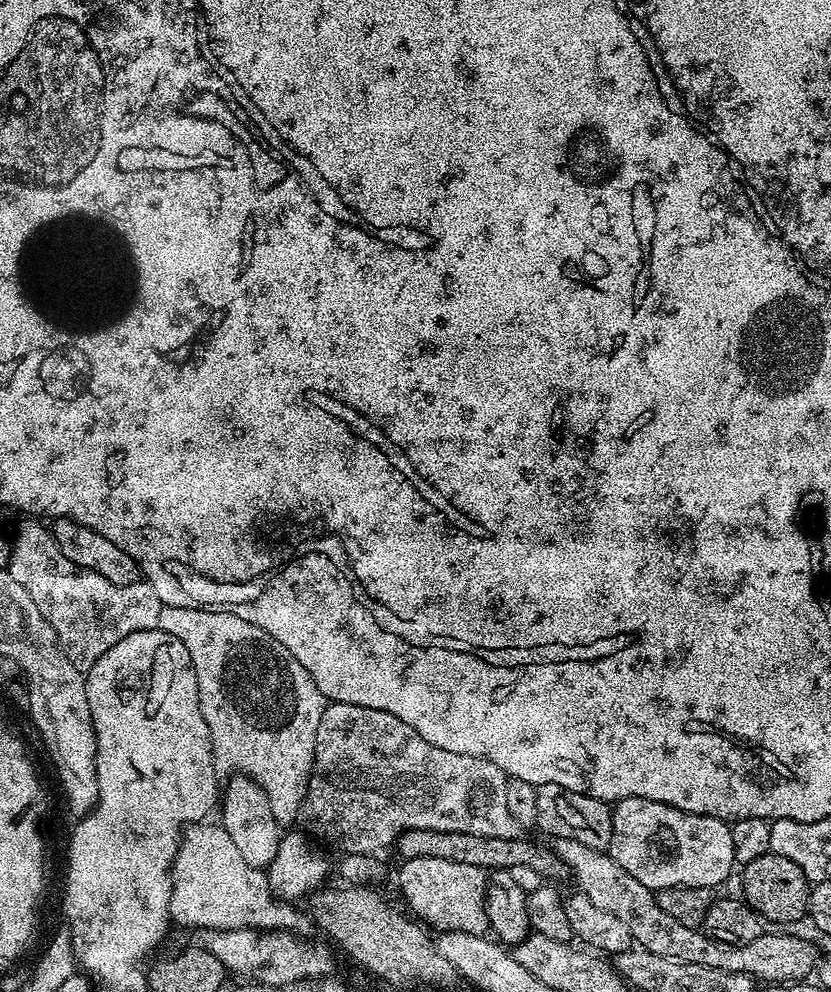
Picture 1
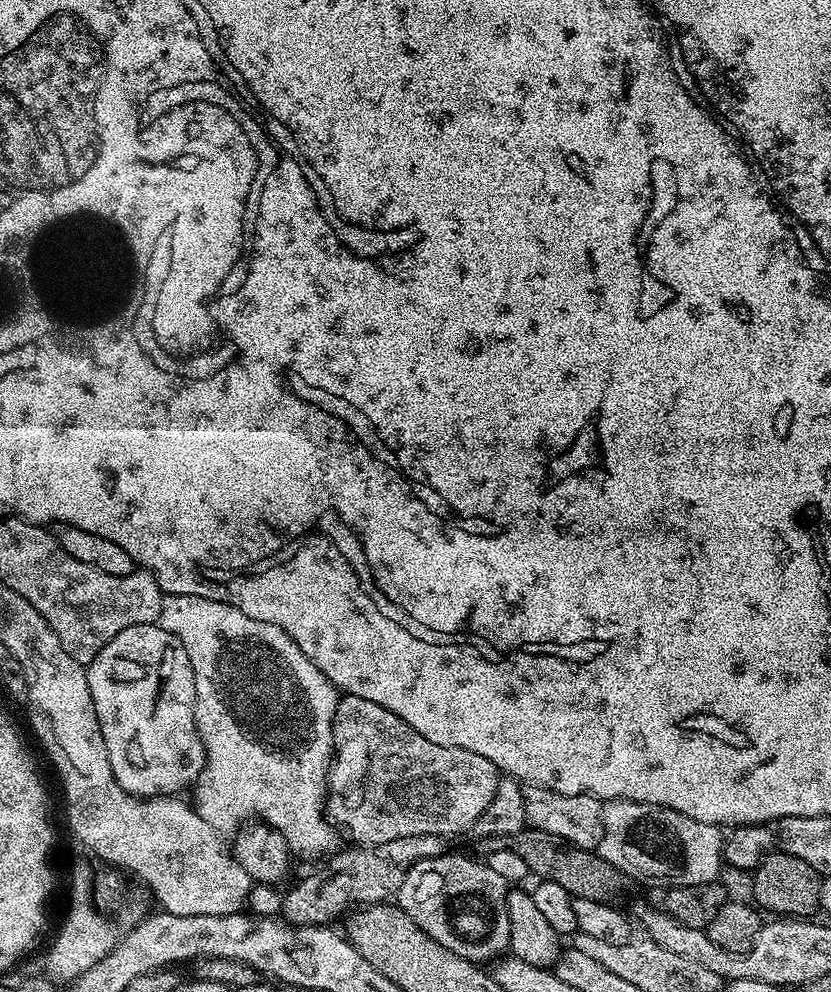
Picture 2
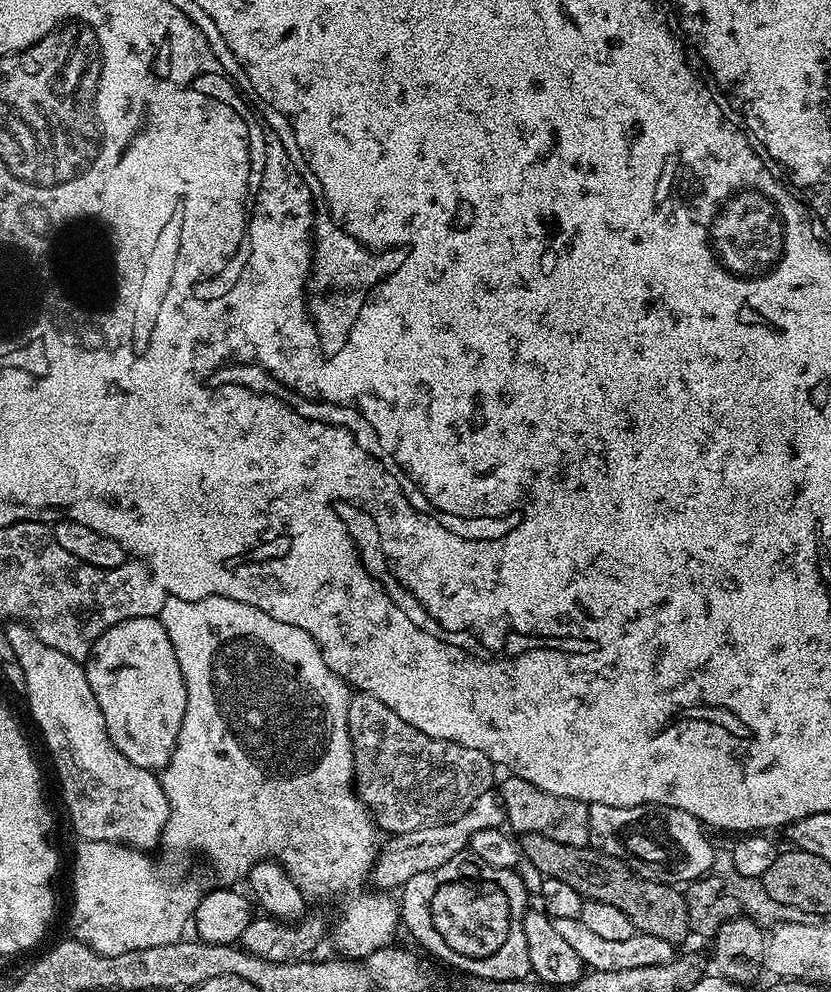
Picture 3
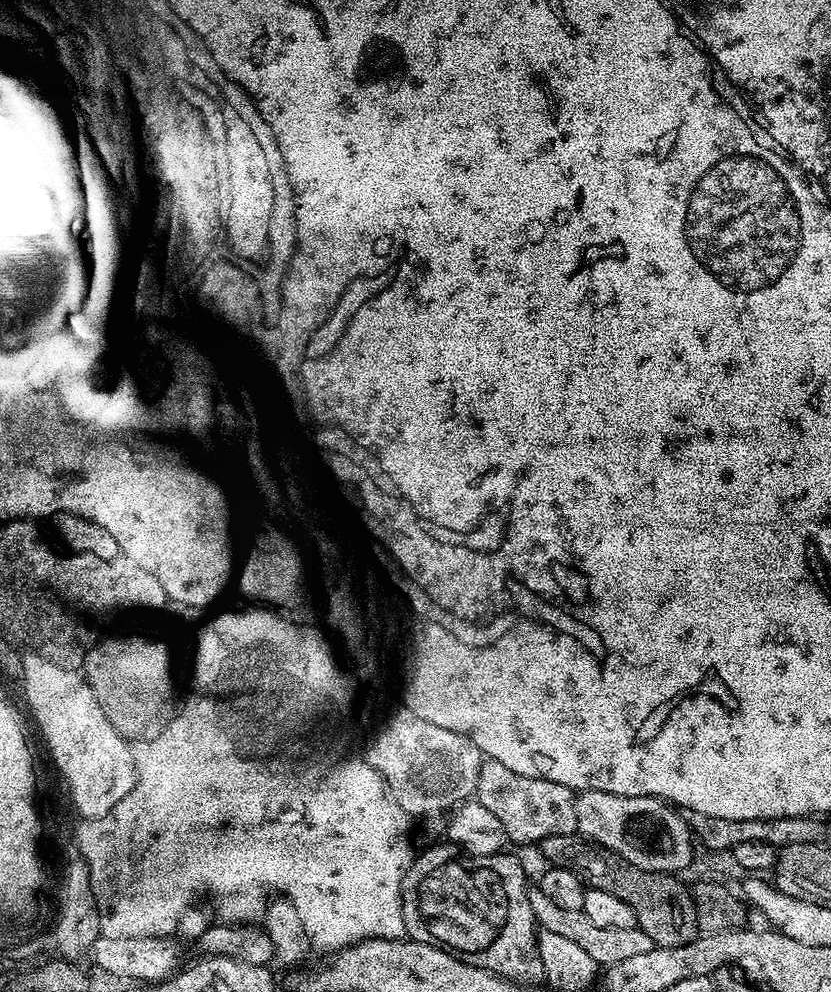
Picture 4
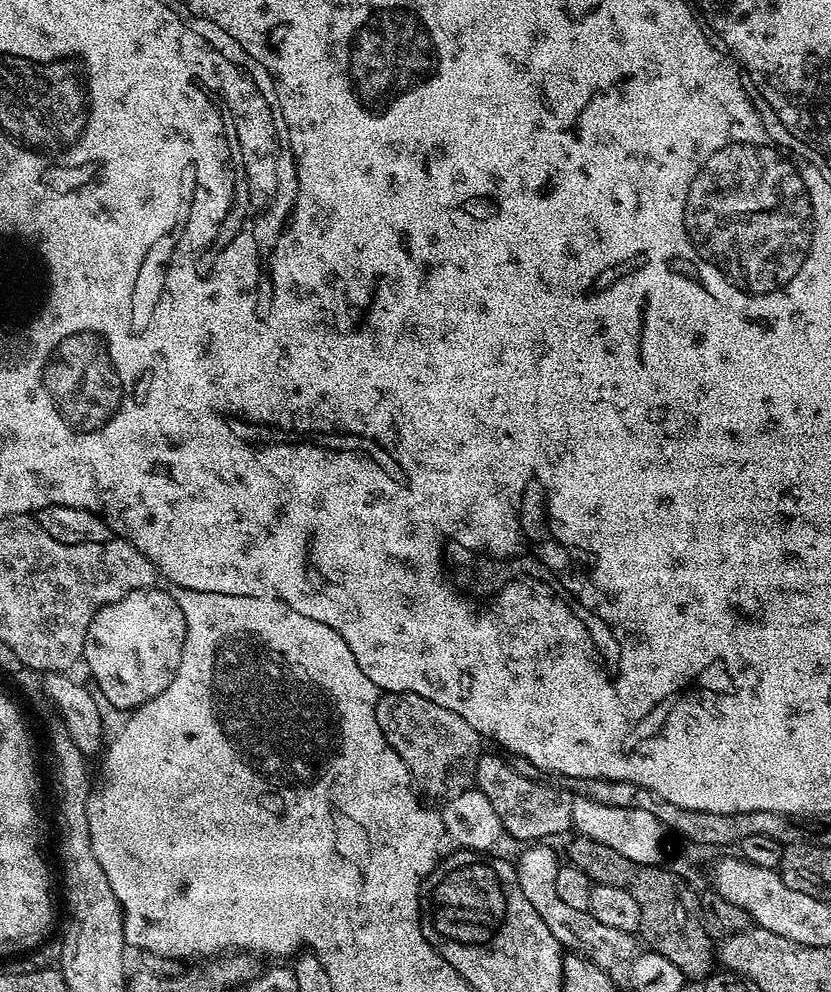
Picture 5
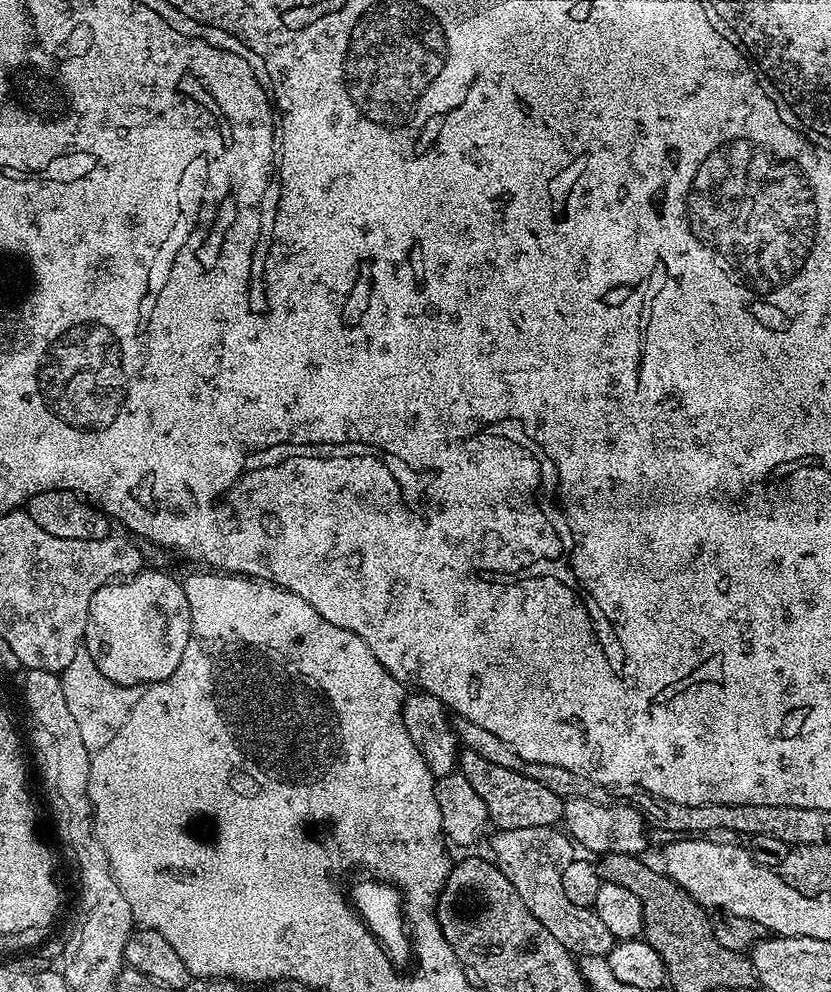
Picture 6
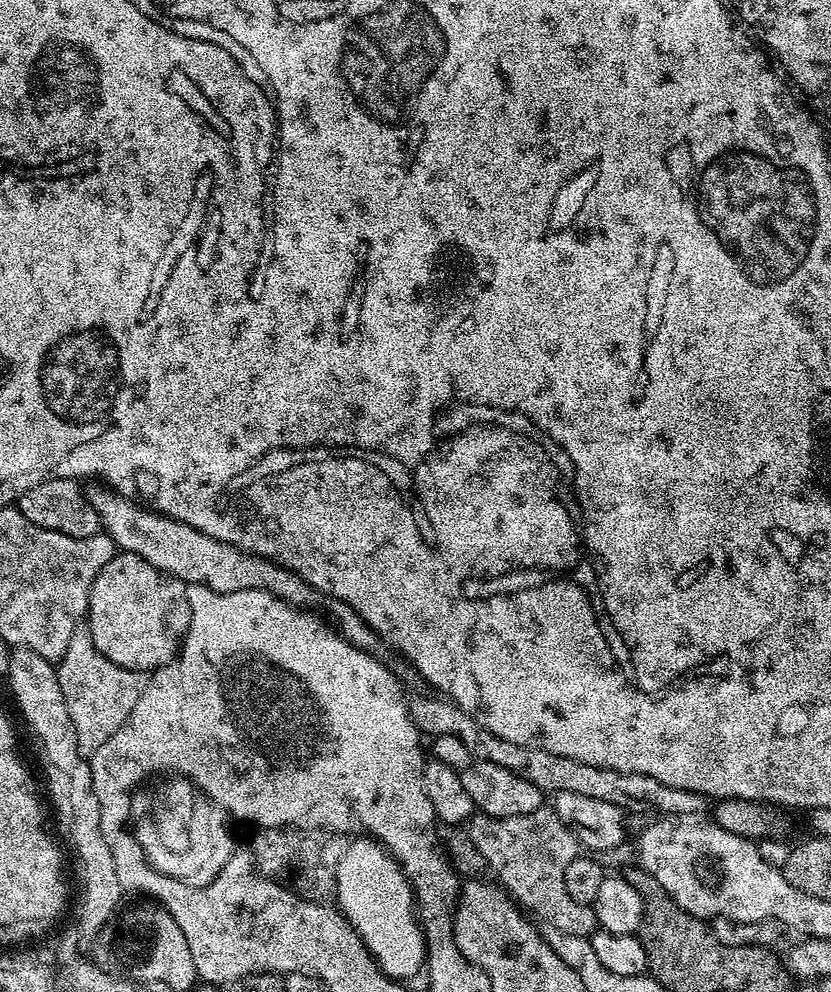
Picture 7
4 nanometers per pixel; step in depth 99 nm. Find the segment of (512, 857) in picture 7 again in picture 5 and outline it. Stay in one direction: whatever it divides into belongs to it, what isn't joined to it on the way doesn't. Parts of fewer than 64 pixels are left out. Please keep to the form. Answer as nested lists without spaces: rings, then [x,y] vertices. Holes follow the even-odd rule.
[[[536,842],[521,854],[520,860],[515,861],[518,882],[522,886],[522,894],[538,910],[538,918],[550,926],[550,934],[569,953],[586,956],[593,960],[598,967],[605,970],[613,970],[619,964],[627,965],[629,961],[637,955],[636,948],[637,937],[626,930],[610,930],[610,926],[602,926],[598,918],[594,918],[591,912],[582,910],[570,910],[562,898],[558,898],[558,889],[556,889],[555,880],[558,879],[558,870],[560,869],[561,857],[556,857],[556,852],[544,842]]]

